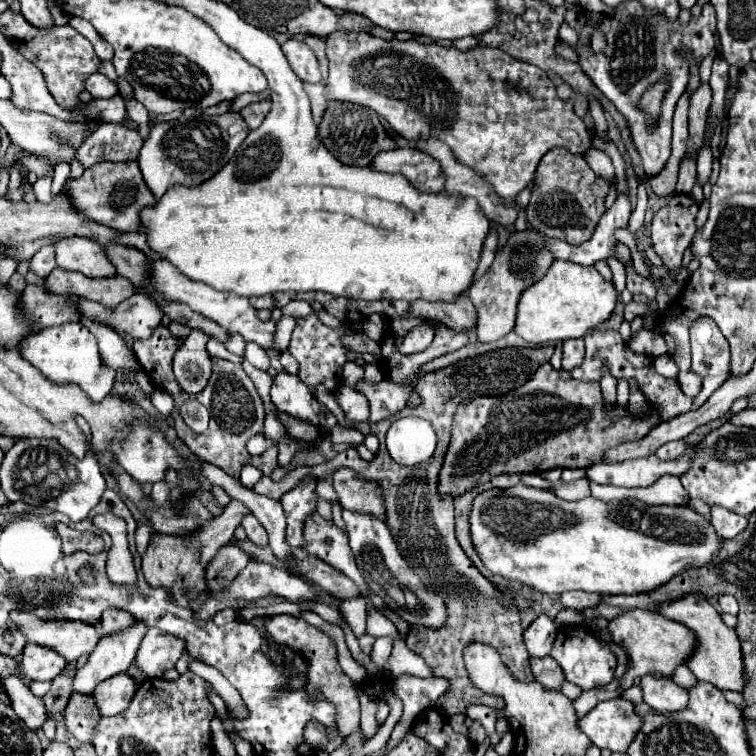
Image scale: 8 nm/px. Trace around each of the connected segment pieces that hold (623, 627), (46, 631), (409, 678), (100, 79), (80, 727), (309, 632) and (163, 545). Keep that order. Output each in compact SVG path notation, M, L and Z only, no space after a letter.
M631 609L617 619L609 621L609 631L613 635L613 641L623 647L629 655L629 667L627 673L619 679L621 689L629 689L633 685L635 677L645 677L651 673L659 673L663 677L673 677L673 671L683 665L697 649L697 637L691 629L685 625L671 621L667 617L661 617L659 613L653 611L643 611L643 609Z
M13 611L11 619L29 641L57 651L67 661L89 655L101 639L95 627L79 621L41 621L27 611Z
M401 675L395 679L395 691L401 697L405 711L401 721L395 725L391 739L389 739L389 749L393 749L397 745L399 739L403 739L403 735L413 727L413 719L435 705L435 701L447 691L447 681L443 681L441 677L413 677L413 675Z
M93 73L93 75L89 75L89 79L85 79L85 91L89 91L91 97L95 97L95 99L109 99L109 97L117 95L115 83L111 83L101 73Z
M73 693L65 709L67 731L81 743L91 743L93 729L99 723L101 713L97 711L97 701L89 695Z
M273 615L273 617L265 617L265 633L277 643L277 645L285 645L289 649L295 649L299 655L305 655L305 659L309 659L309 693L311 695L321 695L327 701L331 701L337 707L337 725L339 725L339 733L341 735L351 735L359 729L359 699L357 699L357 691L353 691L353 683L351 679L343 673L343 669L337 663L337 647L335 643L329 639L329 635L325 631L321 631L319 627L307 623L301 617L293 617L293 615Z
M229 503L225 507L225 513L215 517L213 521L207 521L201 531L189 535L189 537L169 537L169 535L155 535L147 553L143 555L143 575L145 581L151 587L161 587L173 595L173 601L179 603L179 607L191 609L191 601L207 591L207 579L205 569L213 555L217 555L219 547L223 547L225 541L233 537L233 531L241 523L241 515L249 515L251 511L243 503Z

